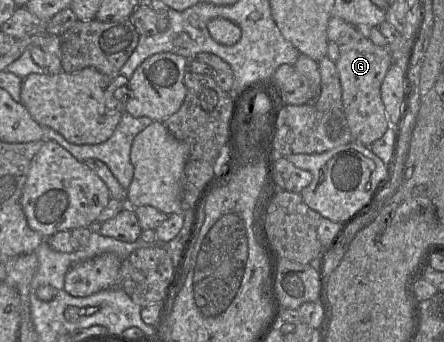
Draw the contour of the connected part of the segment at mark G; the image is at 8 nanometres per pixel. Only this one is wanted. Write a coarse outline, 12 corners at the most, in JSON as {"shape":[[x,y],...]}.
{"shape":[[333,16],[327,39],[353,139],[370,146],[393,126],[381,99],[392,65]]}

